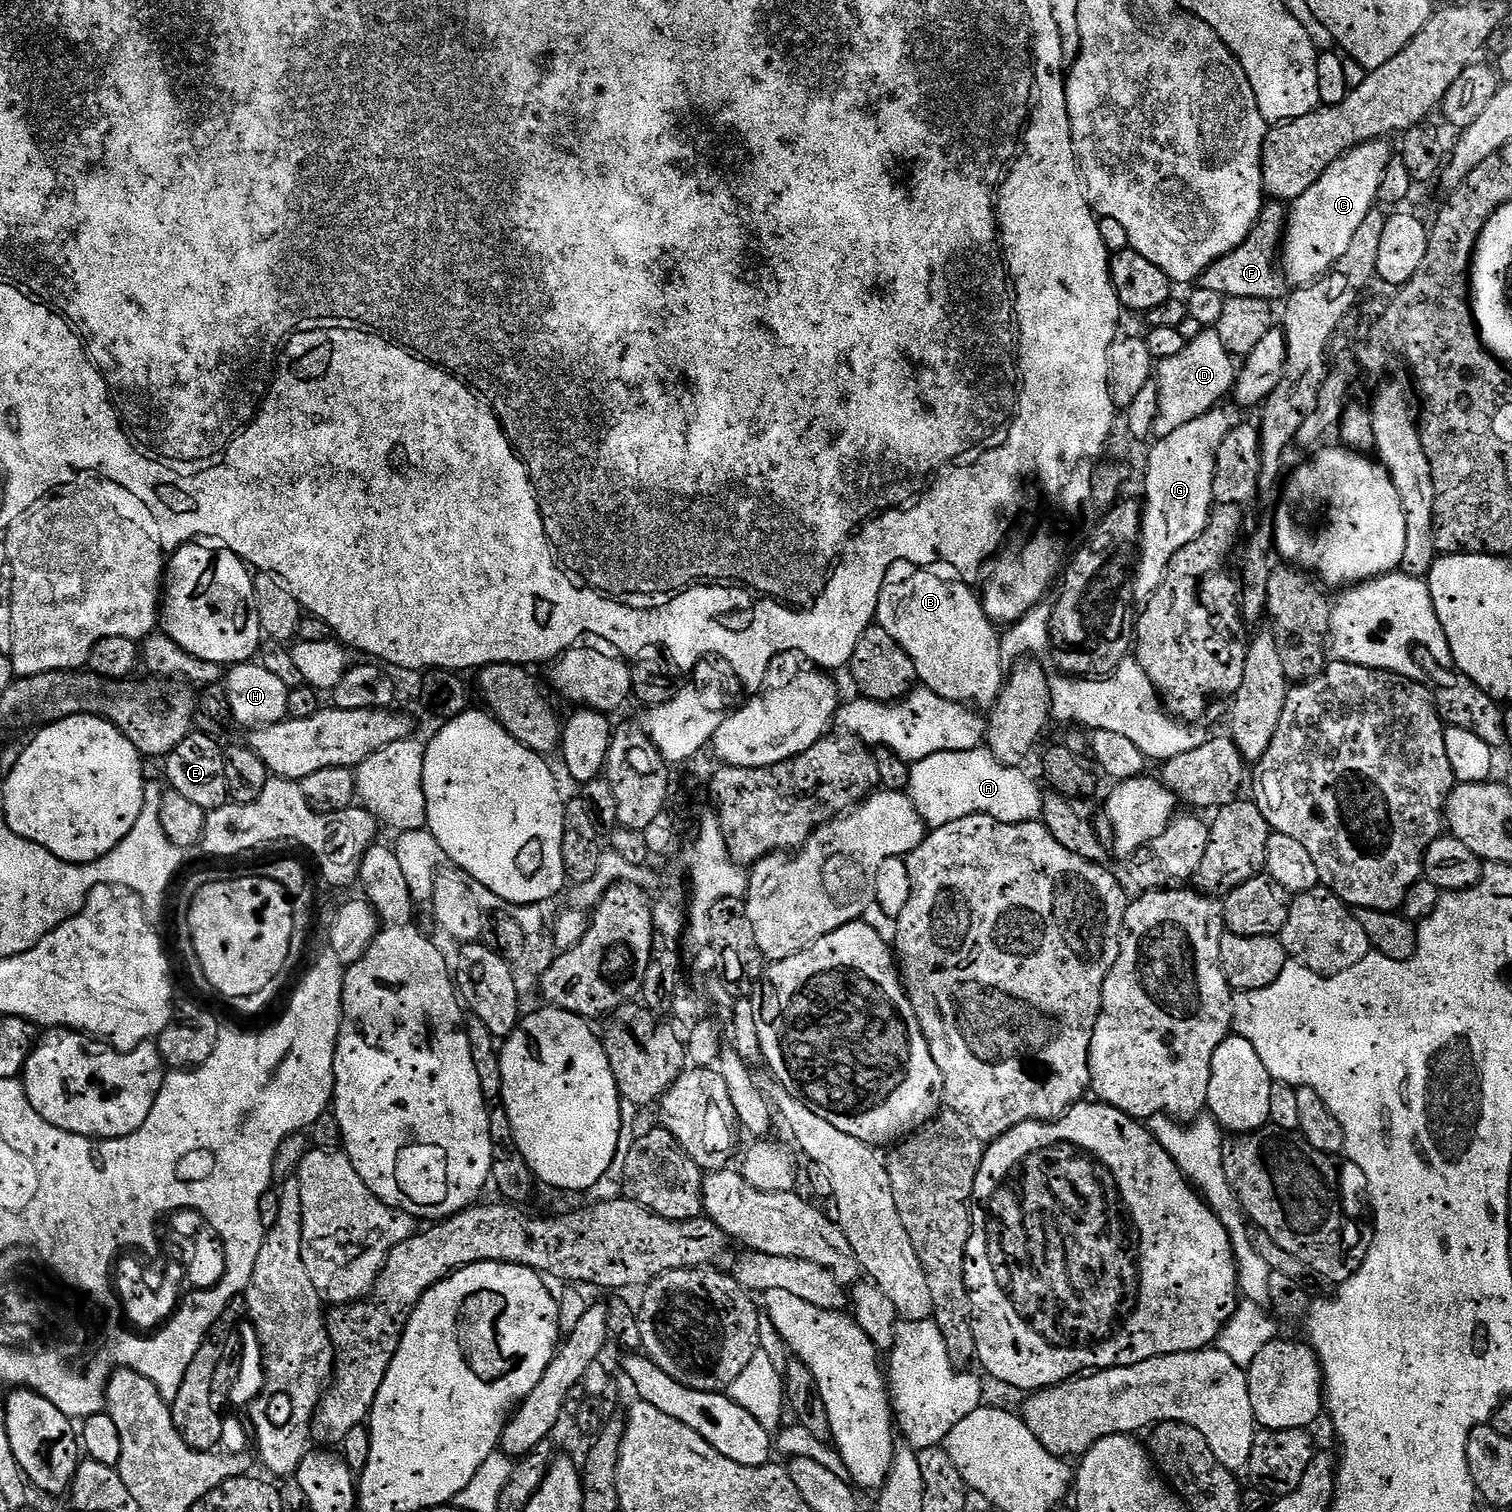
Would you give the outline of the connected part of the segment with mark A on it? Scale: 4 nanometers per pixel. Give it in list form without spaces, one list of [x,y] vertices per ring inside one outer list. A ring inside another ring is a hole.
[[[984,746],[965,752],[930,754],[930,758],[922,758],[911,765],[906,795],[912,799],[929,829],[941,828],[946,826],[946,822],[954,822],[958,818],[974,814],[986,814],[998,822],[1011,824],[1040,820],[1044,810],[1044,796],[1039,786],[1024,771],[1023,767],[1011,768],[998,762],[998,758],[994,758],[994,754]]]

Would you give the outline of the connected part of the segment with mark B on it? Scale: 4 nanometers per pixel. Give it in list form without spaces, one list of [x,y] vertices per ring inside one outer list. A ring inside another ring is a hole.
[[[912,562],[895,564],[884,577],[875,623],[883,627],[910,656],[916,680],[923,687],[934,690],[934,694],[947,700],[959,700],[972,706],[991,706],[1000,697],[1000,689],[1004,686],[1006,661],[1000,649],[1001,633],[985,614],[981,597],[971,592],[972,587],[969,581],[960,577],[954,566],[943,562],[928,562],[923,566]]]

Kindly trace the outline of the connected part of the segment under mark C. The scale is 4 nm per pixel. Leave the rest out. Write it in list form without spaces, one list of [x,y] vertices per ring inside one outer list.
[[[1384,138],[1367,140],[1345,152],[1324,171],[1314,186],[1310,186],[1310,190],[1306,190],[1306,194],[1291,201],[1282,241],[1282,271],[1289,285],[1313,284],[1346,254],[1358,226],[1362,226],[1366,214],[1377,207],[1379,186],[1394,155],[1388,143]]]

